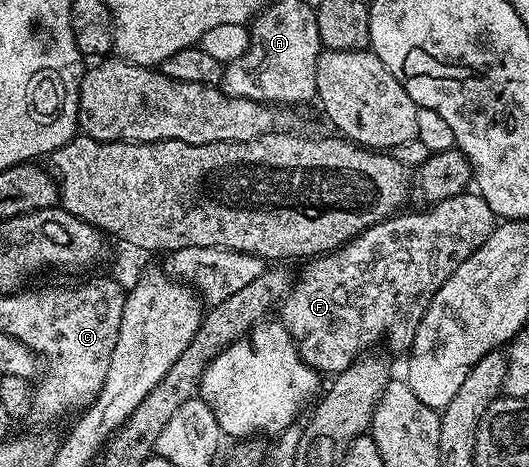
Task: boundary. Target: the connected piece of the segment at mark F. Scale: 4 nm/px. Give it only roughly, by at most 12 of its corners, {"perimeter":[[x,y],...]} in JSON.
{"perimeter":[[477,193],[311,258],[280,303],[300,357],[409,352],[494,232]]}

